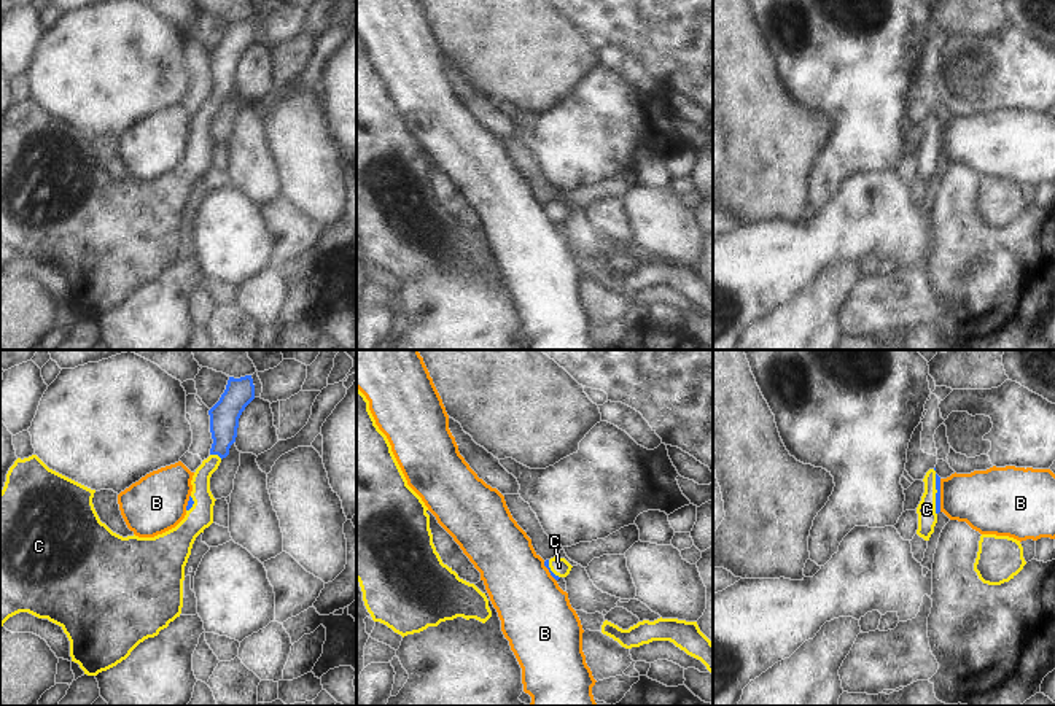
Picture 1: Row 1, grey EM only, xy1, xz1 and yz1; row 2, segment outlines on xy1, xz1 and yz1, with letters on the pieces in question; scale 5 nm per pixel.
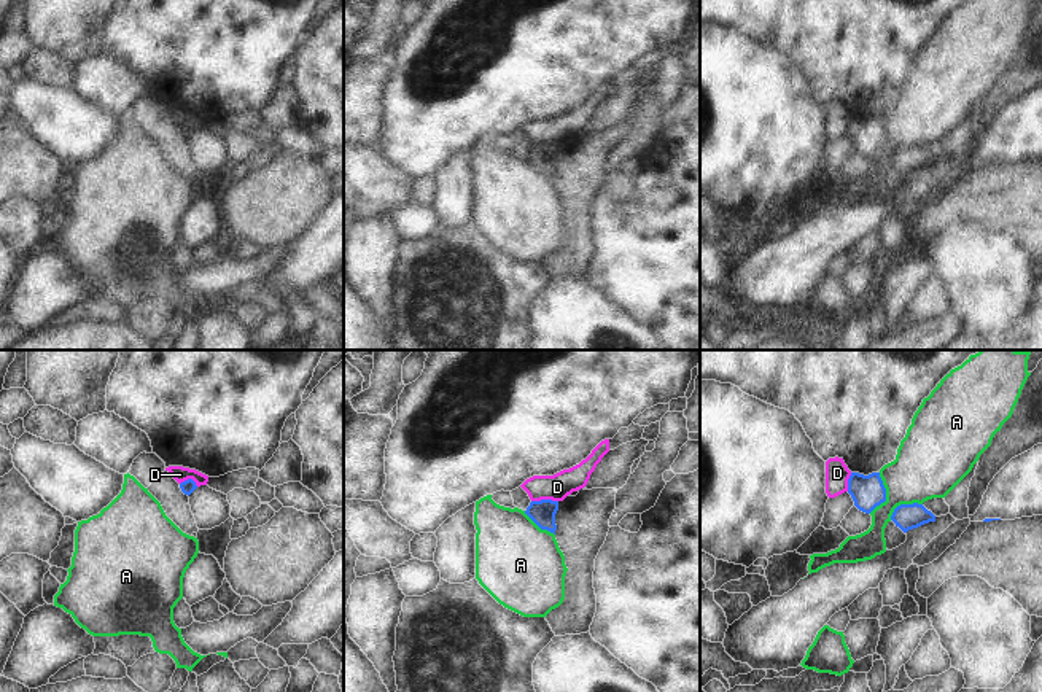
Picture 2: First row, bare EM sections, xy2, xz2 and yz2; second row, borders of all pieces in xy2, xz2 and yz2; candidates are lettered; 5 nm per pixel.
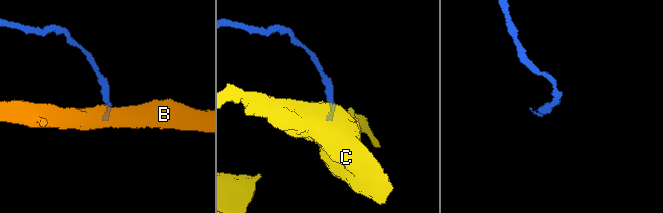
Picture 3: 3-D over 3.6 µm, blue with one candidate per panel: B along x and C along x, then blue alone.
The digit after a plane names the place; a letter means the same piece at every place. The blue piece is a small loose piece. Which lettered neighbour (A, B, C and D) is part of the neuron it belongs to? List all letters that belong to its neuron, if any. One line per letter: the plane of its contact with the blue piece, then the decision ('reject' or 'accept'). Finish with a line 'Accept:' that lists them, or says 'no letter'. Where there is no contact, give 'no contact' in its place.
A: contact in yz2; reject
B: contact in yz1; reject
C: contact in yz1; accept
D: contact in xz2; reject
Accept: C

